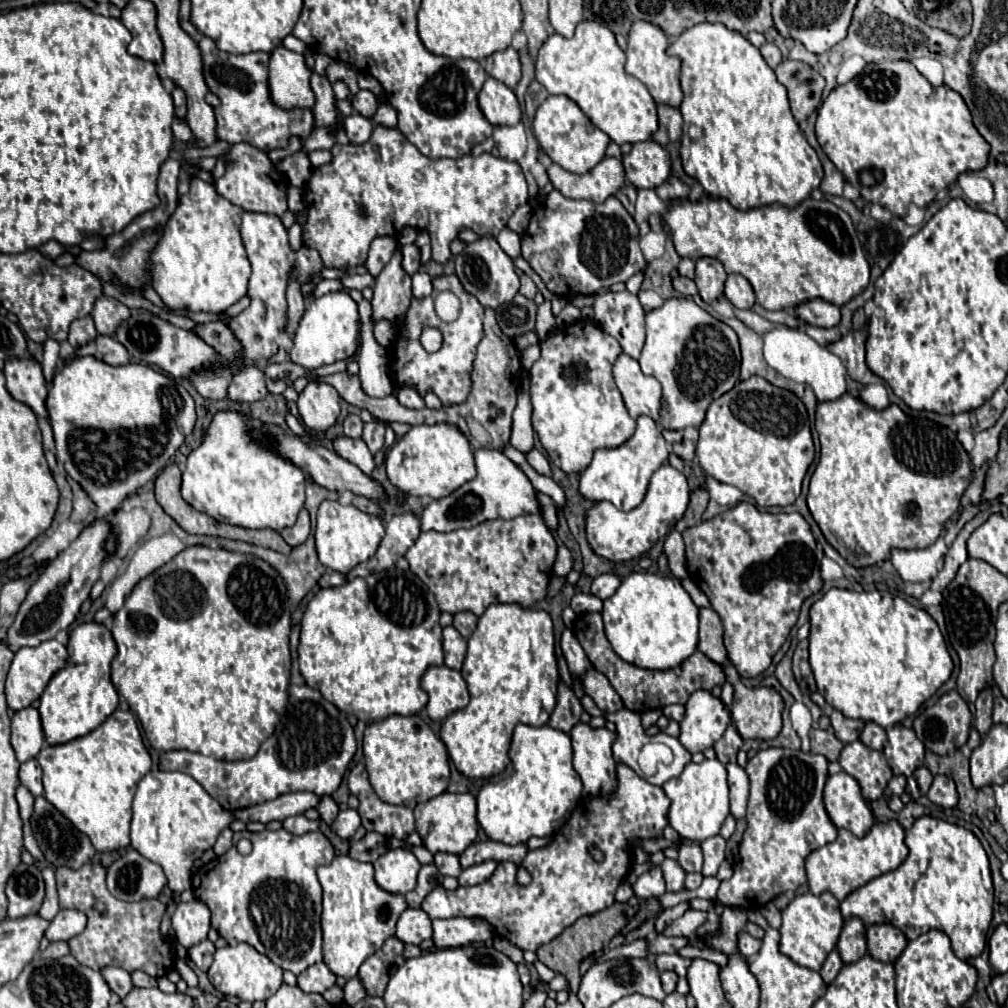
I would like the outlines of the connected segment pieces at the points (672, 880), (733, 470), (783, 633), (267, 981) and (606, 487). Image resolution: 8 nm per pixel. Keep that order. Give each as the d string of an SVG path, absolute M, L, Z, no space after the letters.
M666 858L660 868L664 872L666 892L682 892L684 890L684 878L686 878L686 872L682 870L682 866L676 860Z
M750 376L714 400L700 426L696 456L706 474L732 484L762 508L788 506L800 496L800 486L814 460L814 442L802 400L790 390Z
M740 502L738 506L704 520L690 530L684 530L682 536L686 544L688 576L708 596L710 606L722 618L728 658L742 678L762 674L770 666L772 656L786 642L792 626L798 620L802 602L822 588L820 560L824 558L824 552L816 546L810 524L798 512L770 514L758 510L750 502Z
M238 944L216 950L214 962L208 970L208 978L218 992L254 1002L254 1000L268 1000L282 986L282 968L276 966L270 958L256 952L256 948L248 944Z
M640 416L634 436L614 450L596 450L590 466L580 474L580 494L590 502L612 502L618 510L636 508L644 496L654 470L668 460L668 444L652 418Z

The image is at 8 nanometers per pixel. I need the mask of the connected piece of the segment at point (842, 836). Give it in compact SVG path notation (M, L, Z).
M890 820L886 824L874 824L874 828L864 836L856 838L848 830L838 830L838 838L814 852L806 858L806 876L812 894L832 892L840 902L856 888L864 886L872 878L896 870L908 856L908 848L904 844L904 828Z

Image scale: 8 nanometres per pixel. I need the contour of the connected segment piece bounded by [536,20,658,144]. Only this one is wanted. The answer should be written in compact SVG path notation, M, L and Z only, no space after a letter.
M582 20L572 38L550 34L536 58L536 80L548 94L564 94L574 100L594 126L604 130L616 144L650 140L658 130L656 102L648 88L624 72L626 56L610 28L594 20Z

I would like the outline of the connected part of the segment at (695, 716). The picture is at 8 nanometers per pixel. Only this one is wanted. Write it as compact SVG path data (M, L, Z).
M696 690L686 702L686 716L680 722L680 742L688 752L710 748L728 728L728 706L708 690Z

